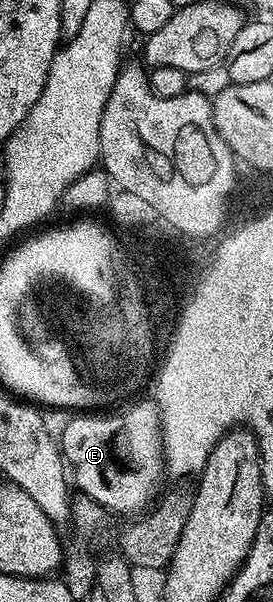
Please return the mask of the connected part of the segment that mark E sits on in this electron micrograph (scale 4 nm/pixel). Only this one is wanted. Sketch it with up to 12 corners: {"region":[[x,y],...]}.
{"region":[[153,401],[74,416],[60,434],[73,485],[115,514],[164,479]]}

